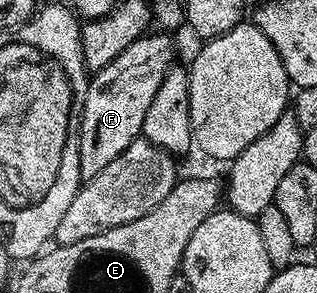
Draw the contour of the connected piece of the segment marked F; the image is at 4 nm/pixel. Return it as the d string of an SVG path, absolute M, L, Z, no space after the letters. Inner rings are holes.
M146 34L140 36L115 62L92 73L85 101L81 103L81 131L79 133L79 170L82 181L89 181L99 174L103 166L115 162L133 140L141 136L143 118L147 118L147 106L155 99L155 90L163 82L166 70L174 63L172 35Z

